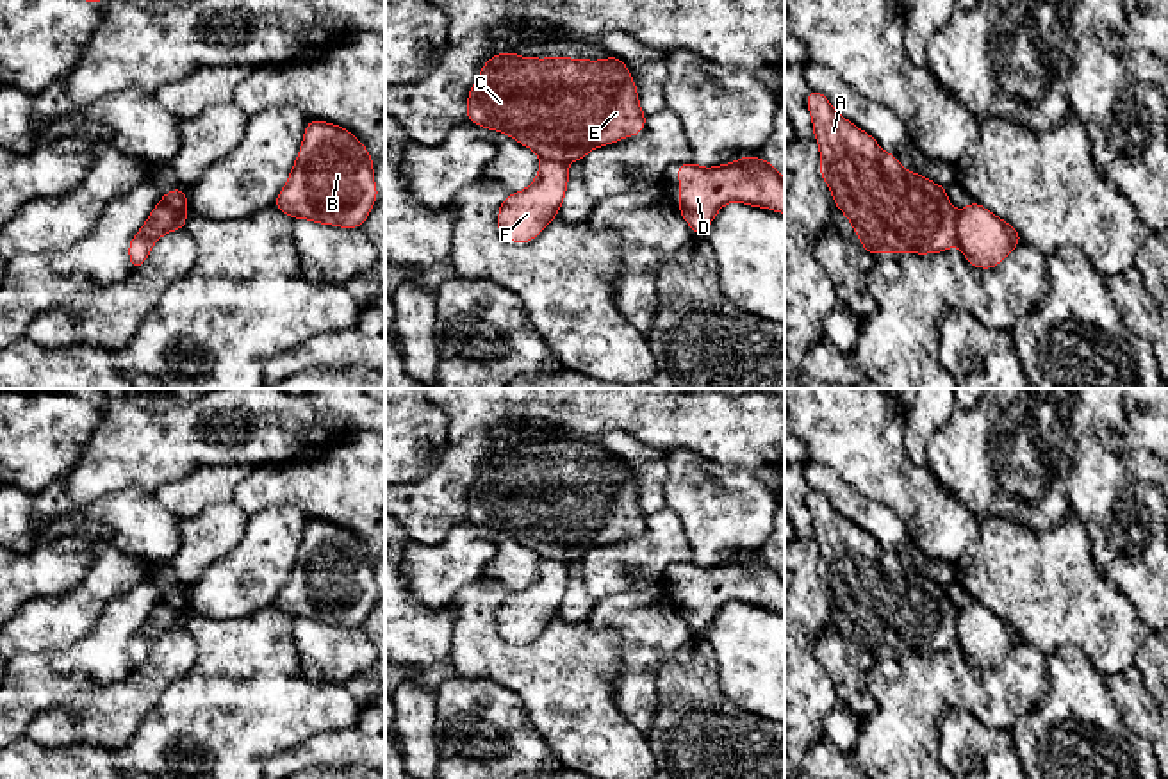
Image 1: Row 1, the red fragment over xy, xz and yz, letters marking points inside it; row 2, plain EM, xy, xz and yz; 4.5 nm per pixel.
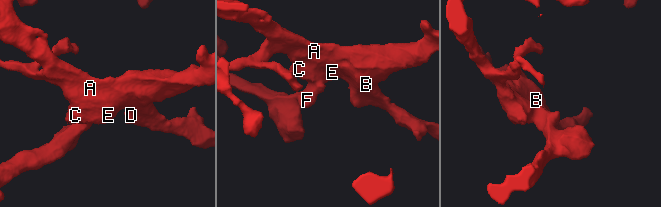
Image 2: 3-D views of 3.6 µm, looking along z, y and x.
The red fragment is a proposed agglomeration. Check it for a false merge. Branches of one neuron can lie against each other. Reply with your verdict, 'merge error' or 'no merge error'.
merge error

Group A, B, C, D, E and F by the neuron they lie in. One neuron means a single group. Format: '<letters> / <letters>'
A B C D E / F

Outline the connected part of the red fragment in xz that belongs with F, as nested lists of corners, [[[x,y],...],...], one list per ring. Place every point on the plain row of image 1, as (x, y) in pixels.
[[[540,560],[539,576],[521,592],[510,592],[498,610],[498,631],[510,642],[531,642],[553,620],[567,592],[569,570],[558,560]]]

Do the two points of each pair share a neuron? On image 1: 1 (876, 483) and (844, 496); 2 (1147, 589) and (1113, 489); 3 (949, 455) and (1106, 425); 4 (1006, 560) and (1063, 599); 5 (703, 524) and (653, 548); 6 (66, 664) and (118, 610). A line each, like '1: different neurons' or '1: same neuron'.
1: different neurons
2: same neuron
3: same neuron
4: same neuron
5: different neurons
6: same neuron

